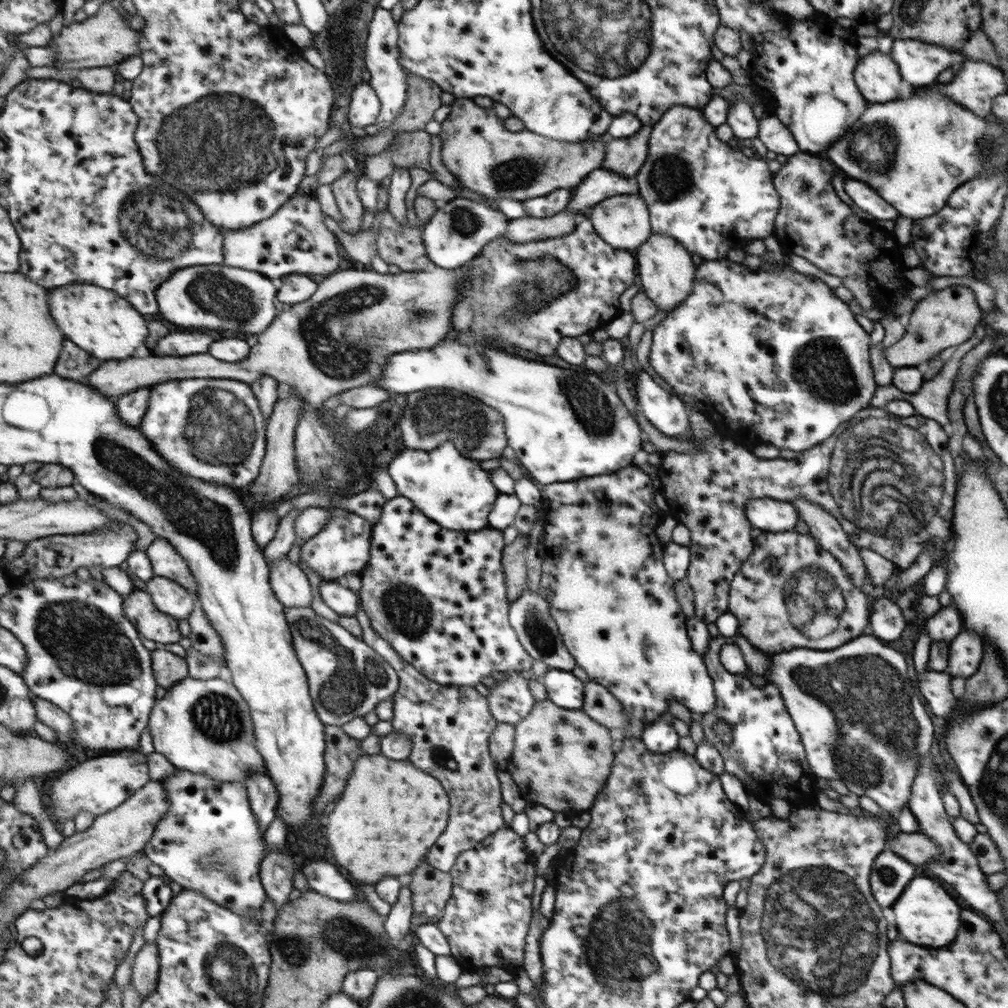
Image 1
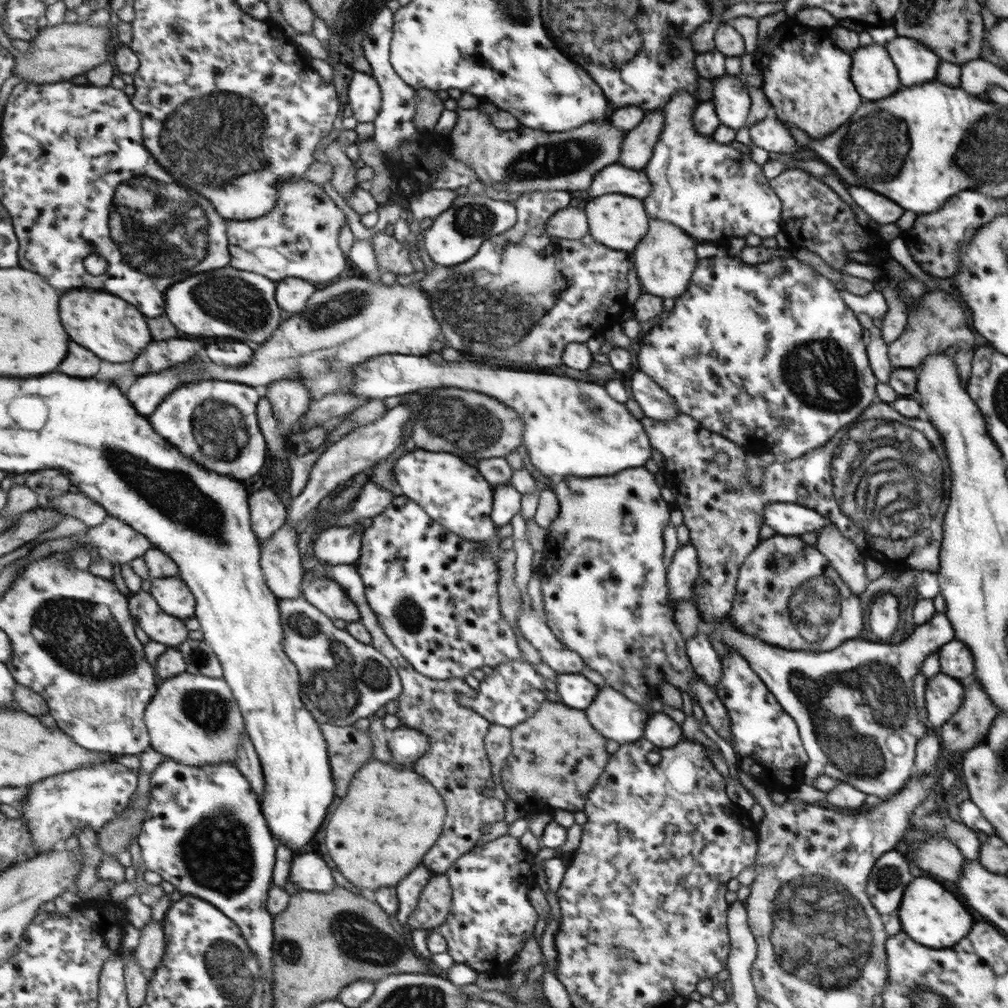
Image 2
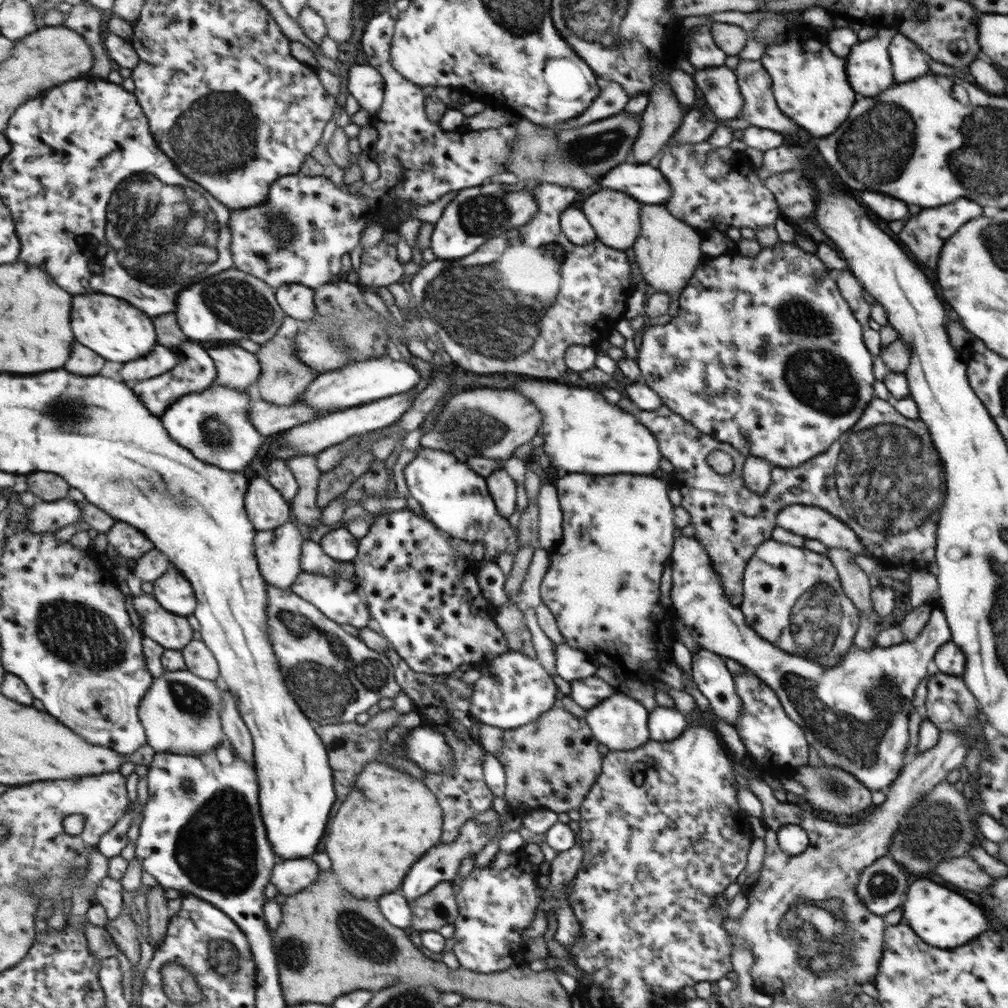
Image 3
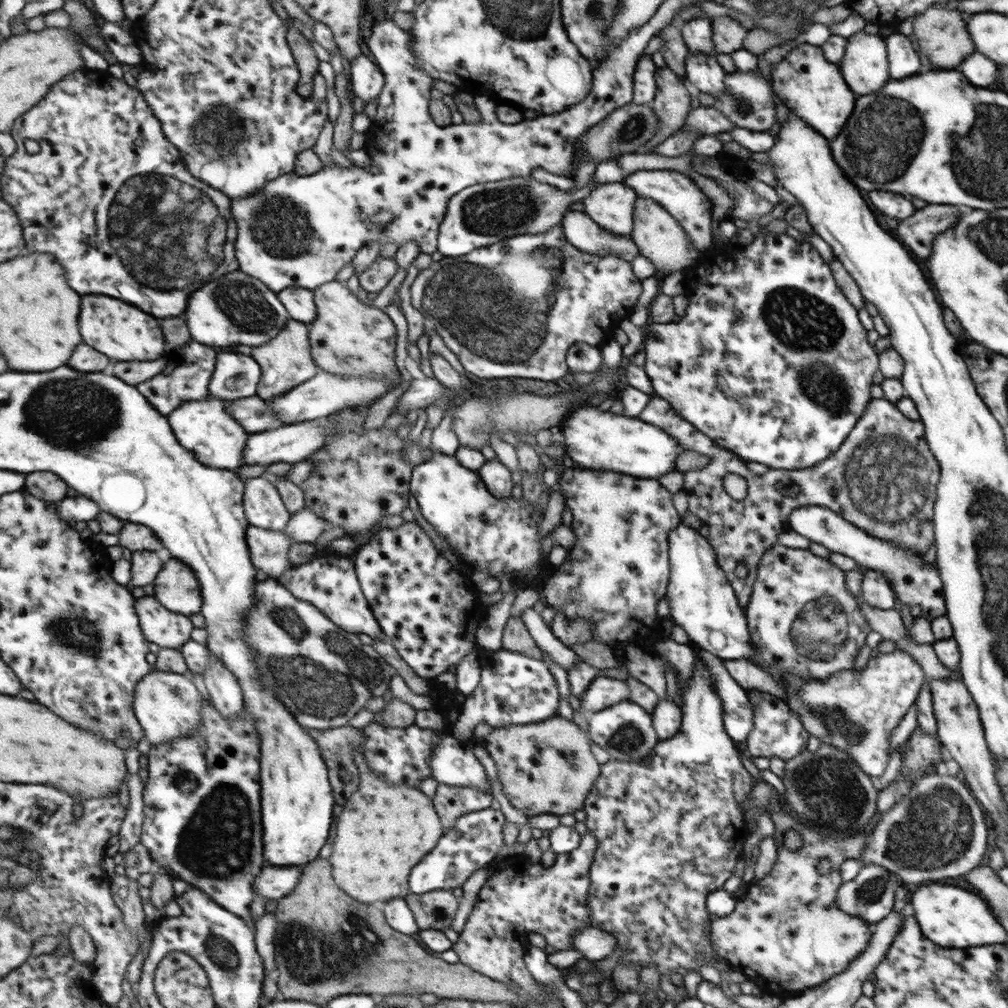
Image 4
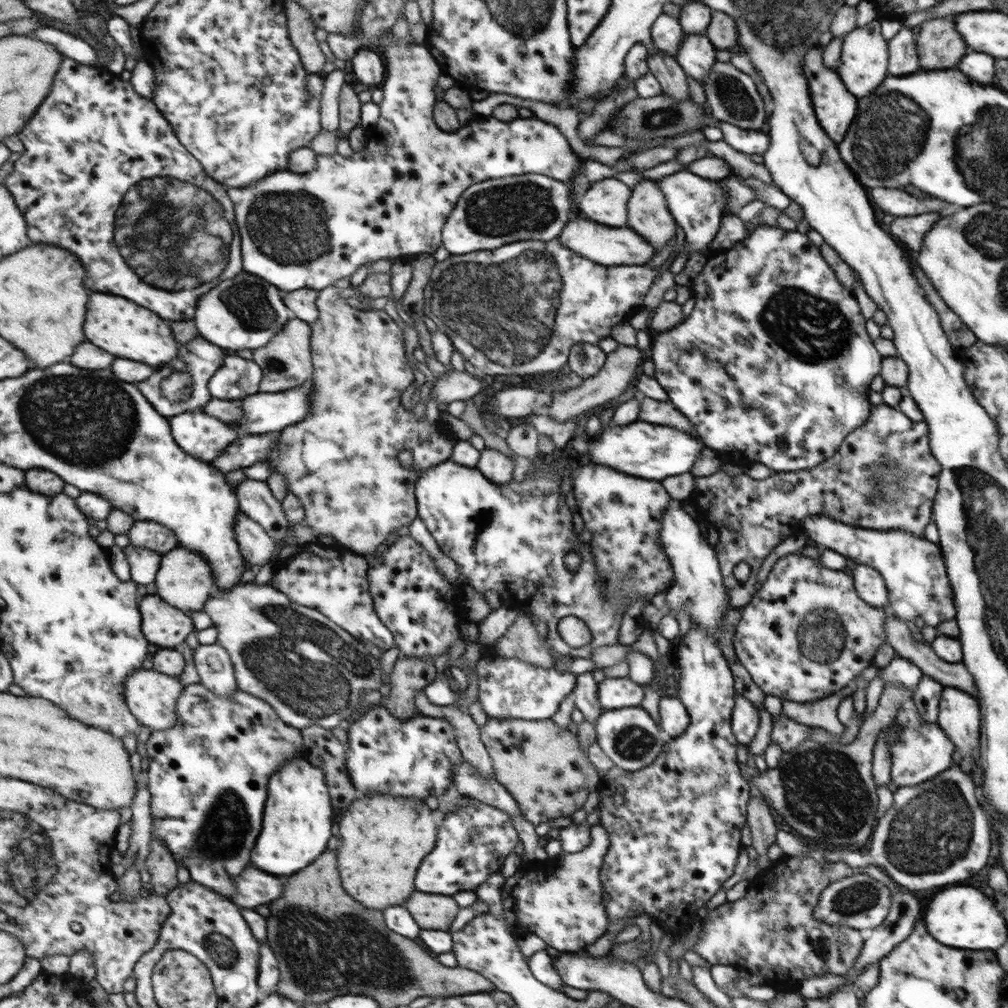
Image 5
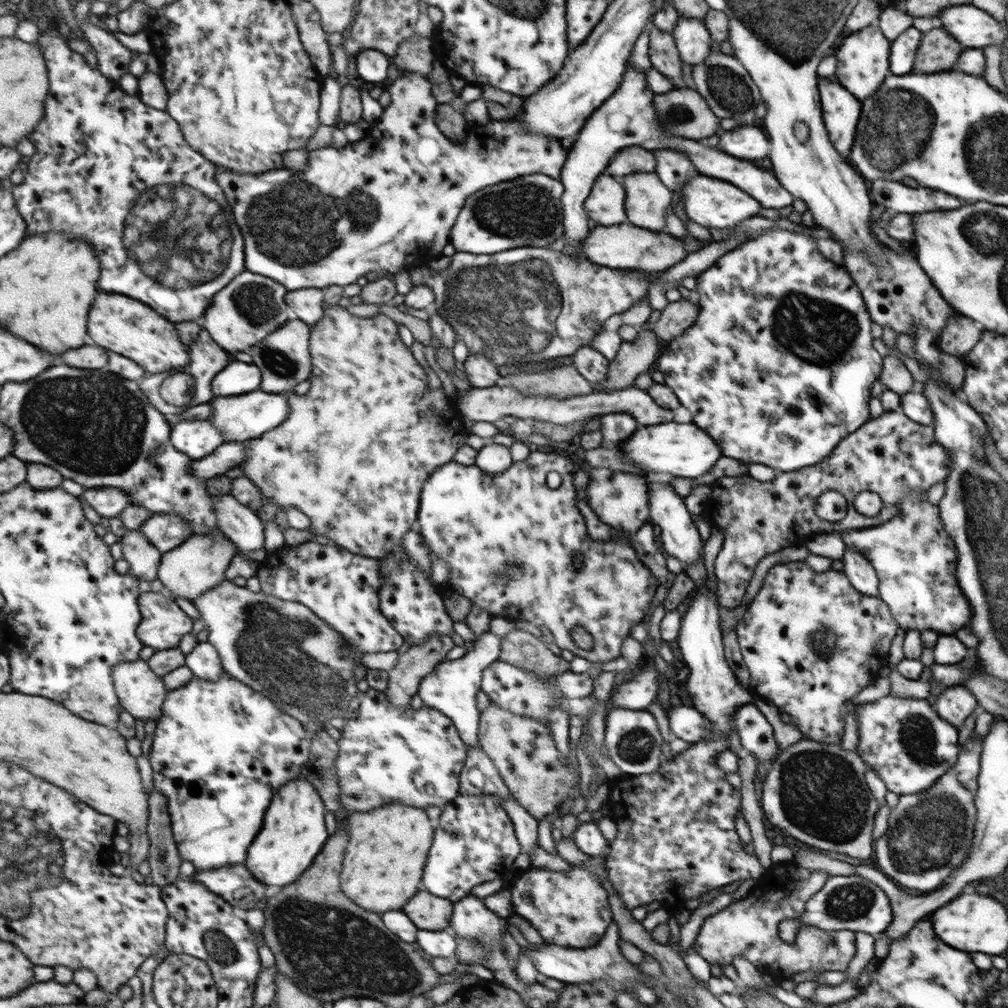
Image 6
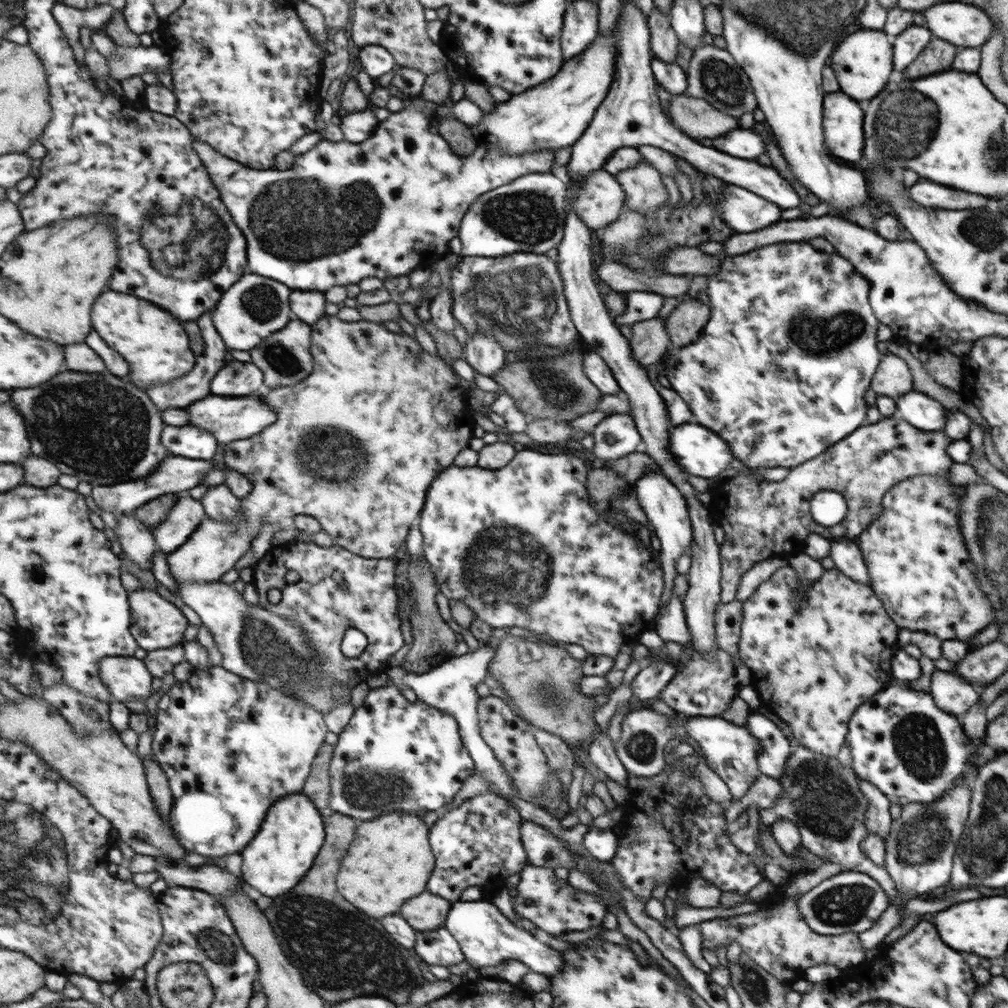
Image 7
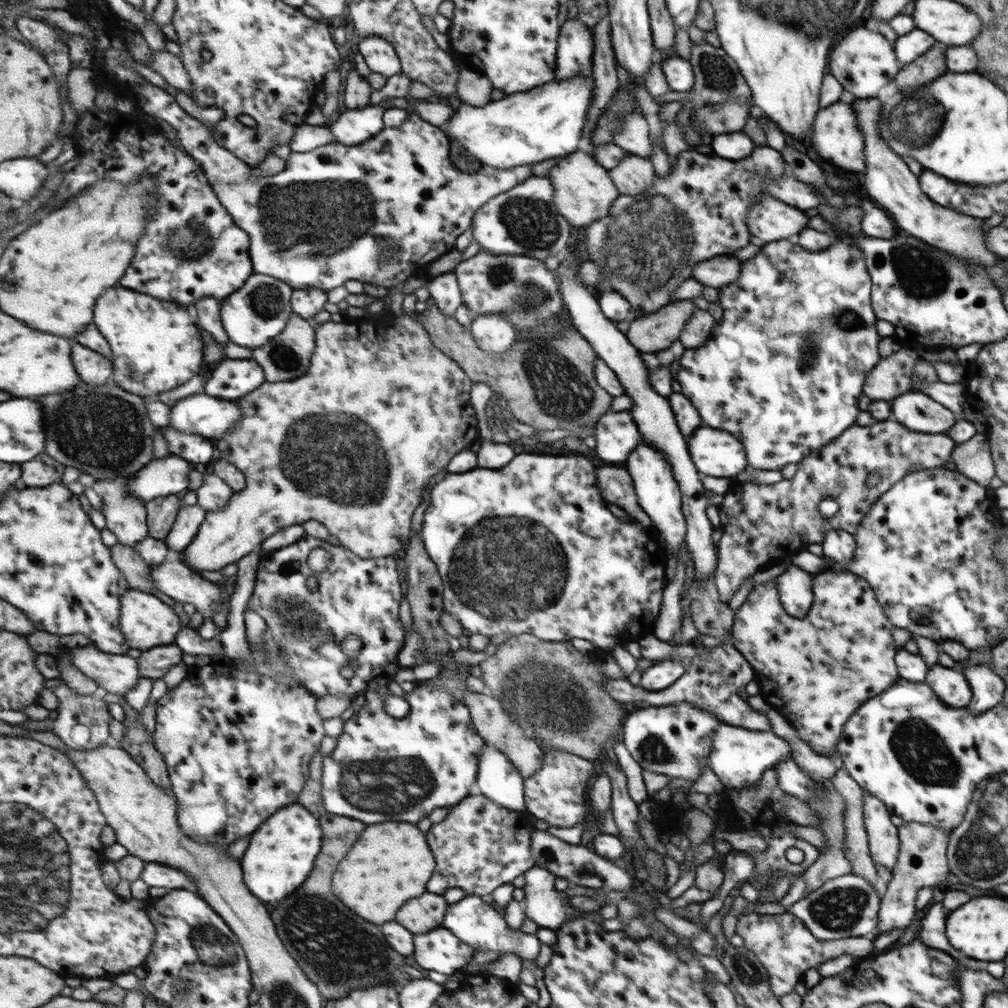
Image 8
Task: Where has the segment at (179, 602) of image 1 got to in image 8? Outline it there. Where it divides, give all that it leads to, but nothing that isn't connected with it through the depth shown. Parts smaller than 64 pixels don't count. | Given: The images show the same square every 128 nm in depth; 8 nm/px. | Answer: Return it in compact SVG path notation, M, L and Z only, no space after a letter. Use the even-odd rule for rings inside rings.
M383 301L379 305L379 310L372 316L369 316L363 319L363 324L361 326L355 326L355 324L347 324L346 322L333 322L326 321L324 323L317 323L315 319L309 319L309 322L313 323L315 326L315 334L318 336L318 348L315 349L314 357L312 358L312 363L309 369L309 372L302 376L301 378L297 378L295 380L287 380L285 382L271 382L265 381L255 392L249 394L249 398L247 396L243 396L243 398L237 400L238 404L242 407L244 418L239 426L236 427L236 430L233 430L231 433L228 433L225 437L217 440L216 448L220 451L218 458L223 458L226 462L233 464L236 468L239 468L244 473L247 481L247 488L245 490L241 490L240 493L234 493L231 496L231 500L229 500L229 504L223 508L223 510L215 510L215 512L208 512L205 521L200 526L199 533L195 540L192 541L192 544L189 544L185 552L185 563L187 566L191 567L194 571L199 573L199 570L209 570L211 571L219 571L221 568L225 568L225 566L229 566L229 564L233 564L245 558L248 554L254 552L255 549L259 548L261 544L267 541L267 538L270 538L273 534L279 533L279 530L285 530L288 526L293 525L302 525L303 523L310 520L318 520L319 522L325 524L326 528L329 530L329 533L334 537L337 537L339 542L343 547L347 547L347 550L350 550L355 556L358 556L362 559L374 559L381 558L381 556L391 557L392 554L395 554L399 548L401 548L401 544L409 538L409 518L411 518L411 514L413 514L413 510L417 508L417 504L421 502L419 498L421 498L421 492L423 492L423 486L431 480L431 476L435 474L445 473L446 467L449 463L454 459L455 454L463 449L469 448L469 444L477 438L477 420L475 420L475 412L473 412L473 408L471 408L471 404L469 404L469 379L467 378L467 374L462 370L462 368L455 363L448 355L444 355L442 351L438 349L438 347L434 346L433 340L430 338L430 334L423 327L421 320L419 320L419 314L414 313L412 316L401 312L399 316L395 316L391 314L388 310L386 310L386 306L388 303ZM373 438L377 438L379 440L379 446L381 446L381 450L383 450L383 454L385 454L385 460L387 460L387 468L385 468L385 460L383 460L383 454L381 454L381 450L379 450L379 446L375 444L375 440Z

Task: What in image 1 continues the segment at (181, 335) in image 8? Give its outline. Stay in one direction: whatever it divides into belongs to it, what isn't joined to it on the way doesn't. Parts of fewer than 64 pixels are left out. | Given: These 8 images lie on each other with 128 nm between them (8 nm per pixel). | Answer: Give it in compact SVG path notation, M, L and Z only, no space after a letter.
M75 283L55 288L51 292L51 314L55 314L55 320L69 340L101 360L121 360L133 356L149 334L147 320L141 312L137 312L117 292L97 285Z

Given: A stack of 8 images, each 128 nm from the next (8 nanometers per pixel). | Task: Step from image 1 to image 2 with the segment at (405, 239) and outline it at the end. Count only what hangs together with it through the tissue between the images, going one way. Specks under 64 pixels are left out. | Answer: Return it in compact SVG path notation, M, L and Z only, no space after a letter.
M382 230L371 237L371 245L379 276L383 272L392 272L394 275L408 275L413 272L413 266L409 262L408 244L399 244L391 234Z

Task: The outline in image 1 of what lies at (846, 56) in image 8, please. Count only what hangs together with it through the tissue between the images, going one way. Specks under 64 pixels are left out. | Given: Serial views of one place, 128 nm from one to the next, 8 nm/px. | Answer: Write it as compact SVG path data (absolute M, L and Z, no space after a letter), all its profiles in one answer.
M879 51L863 56L854 69L854 81L867 102L894 101L901 90L901 79L898 65Z

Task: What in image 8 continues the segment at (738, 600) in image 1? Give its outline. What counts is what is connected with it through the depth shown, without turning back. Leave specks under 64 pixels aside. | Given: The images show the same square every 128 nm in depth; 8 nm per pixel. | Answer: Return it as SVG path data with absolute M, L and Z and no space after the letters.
M826 569L822 572L818 572L813 576L813 582L811 582L811 593L813 593L813 600L810 604L809 610L807 610L803 618L795 618L792 615L786 613L785 608L782 606L781 599L778 595L777 587L775 587L775 579L771 578L763 583L755 585L749 594L745 597L741 606L738 606L733 610L733 624L731 624L731 639L730 645L739 652L754 672L753 681L758 685L758 695L767 702L770 708L777 710L785 720L793 727L793 730L797 732L803 742L807 742L807 746L814 753L828 757L831 752L836 752L835 746L842 743L842 733L845 728L846 721L849 720L855 712L857 712L859 706L863 704L867 699L878 696L883 692L883 689L889 688L897 682L897 672L895 672L895 666L893 666L893 656L895 654L895 644L893 644L893 636L891 636L891 621L885 618L885 611L882 609L881 604L877 604L877 596L873 596L874 592L871 592L869 588L870 584L867 584L866 579L861 578L850 571L840 571L834 569Z

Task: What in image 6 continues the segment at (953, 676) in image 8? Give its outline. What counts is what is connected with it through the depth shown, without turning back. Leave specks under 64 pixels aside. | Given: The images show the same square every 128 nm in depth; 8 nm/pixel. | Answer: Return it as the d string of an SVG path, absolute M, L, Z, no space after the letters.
M960 685L943 688L933 702L934 710L958 730L963 720L978 708L975 696Z

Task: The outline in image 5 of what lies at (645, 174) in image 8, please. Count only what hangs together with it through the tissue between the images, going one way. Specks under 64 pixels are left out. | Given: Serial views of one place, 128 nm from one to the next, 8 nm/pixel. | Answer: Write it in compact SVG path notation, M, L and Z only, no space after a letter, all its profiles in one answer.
M642 178L629 199L629 227L653 250L661 250L673 236L680 237L676 222L653 180Z

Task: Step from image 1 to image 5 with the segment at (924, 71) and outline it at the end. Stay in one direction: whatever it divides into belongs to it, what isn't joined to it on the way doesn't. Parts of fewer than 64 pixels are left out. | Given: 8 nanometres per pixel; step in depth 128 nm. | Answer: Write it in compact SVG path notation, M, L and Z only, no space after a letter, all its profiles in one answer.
M903 26L889 40L891 76L903 76L915 72L921 63L917 58L918 54L915 54L913 34Z

